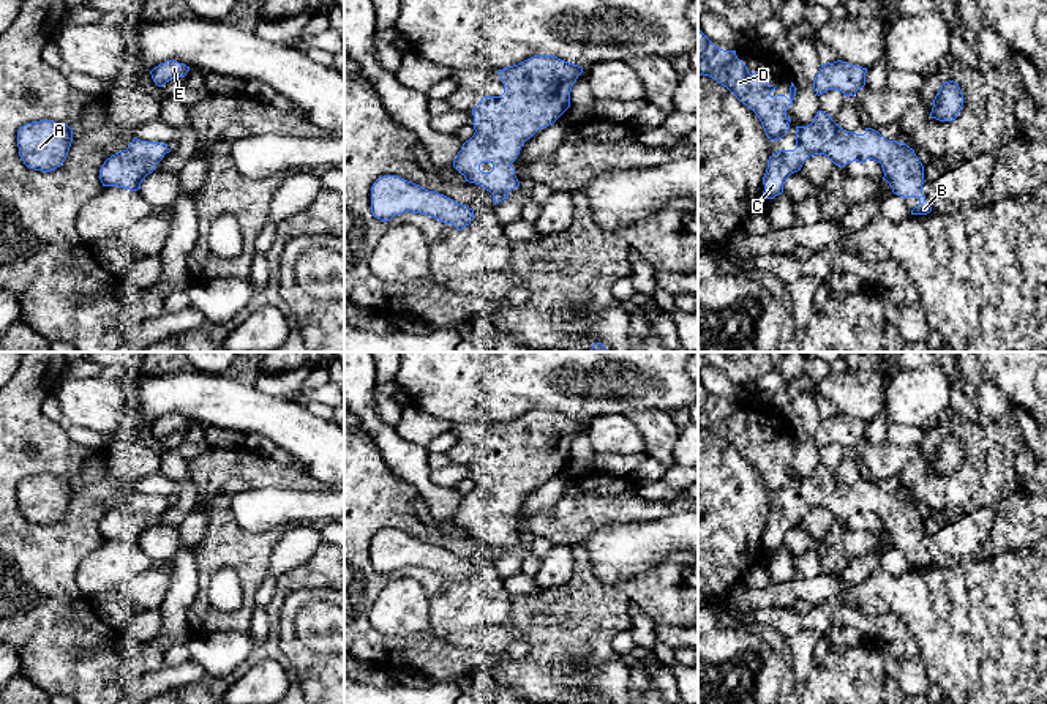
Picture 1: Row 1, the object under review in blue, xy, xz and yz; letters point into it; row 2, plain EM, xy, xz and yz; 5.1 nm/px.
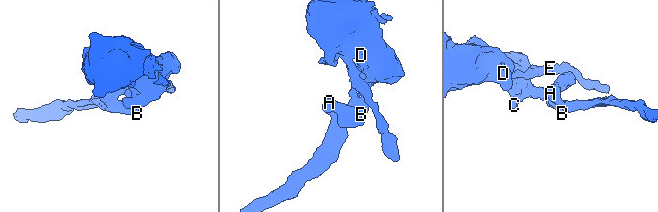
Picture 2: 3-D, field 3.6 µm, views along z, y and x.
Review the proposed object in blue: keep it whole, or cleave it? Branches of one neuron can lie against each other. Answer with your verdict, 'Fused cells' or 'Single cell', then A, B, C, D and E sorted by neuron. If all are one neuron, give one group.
Single cell. Groups: A B C D E

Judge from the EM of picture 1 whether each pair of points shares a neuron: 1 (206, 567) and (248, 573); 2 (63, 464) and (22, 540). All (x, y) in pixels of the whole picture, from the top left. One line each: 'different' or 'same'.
1: same
2: same

